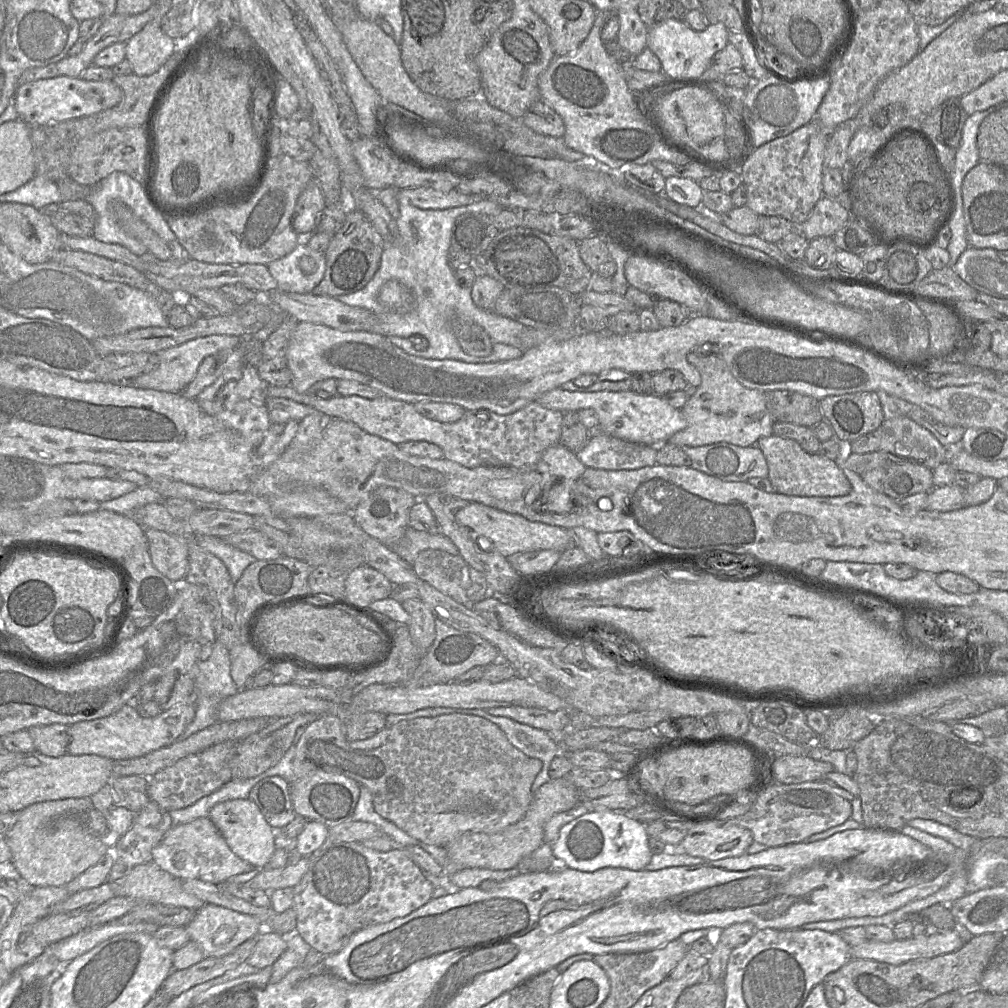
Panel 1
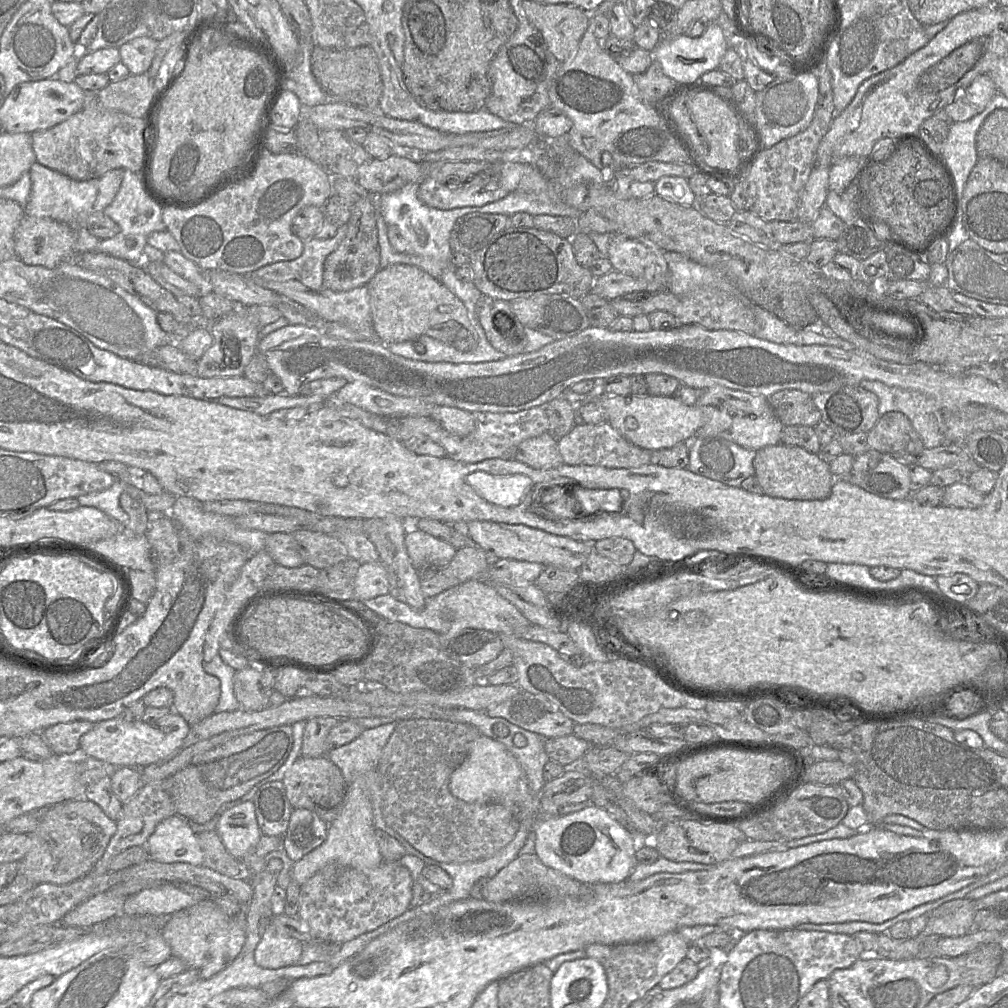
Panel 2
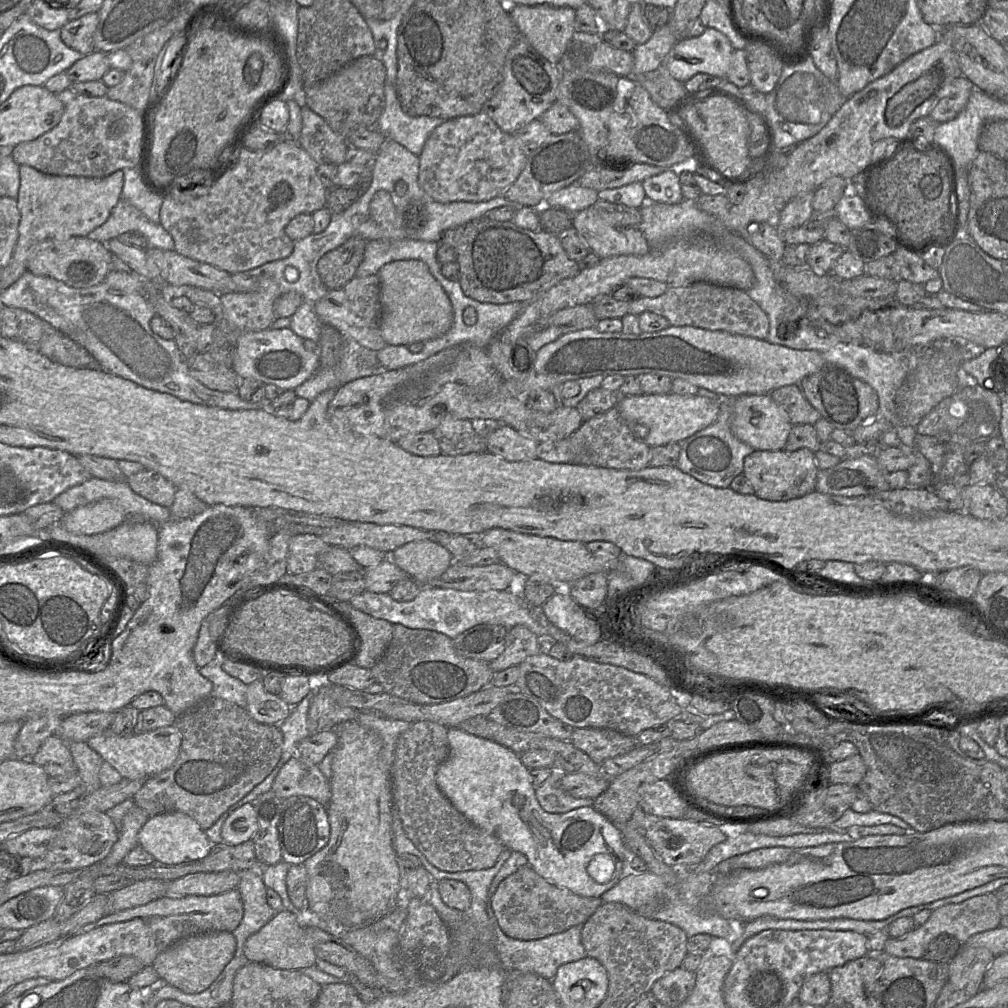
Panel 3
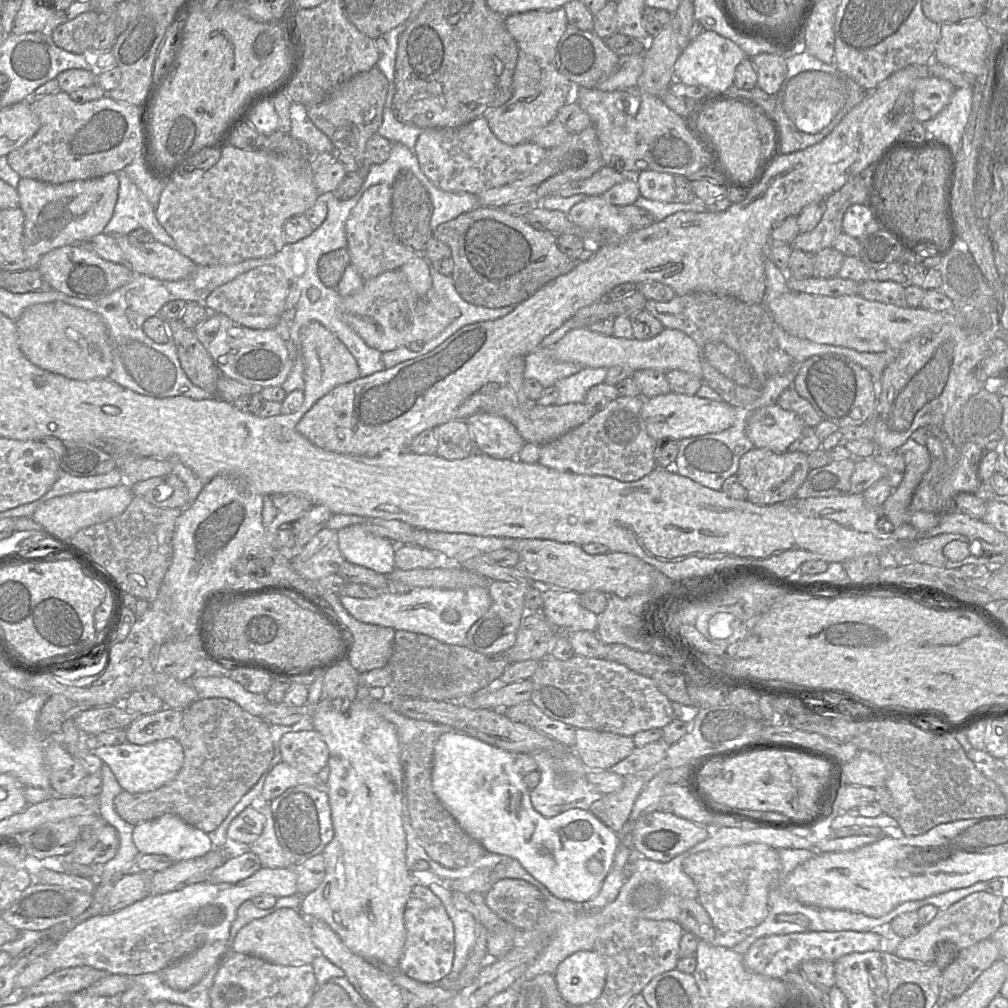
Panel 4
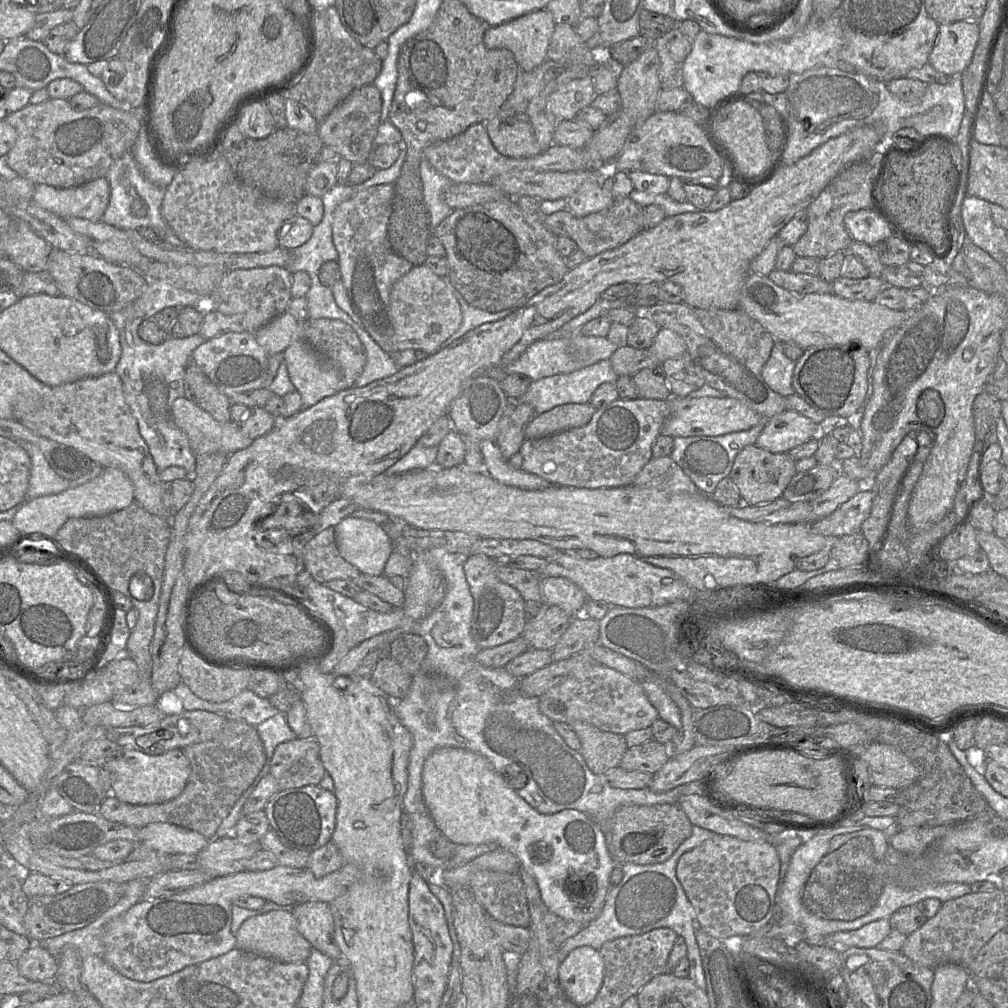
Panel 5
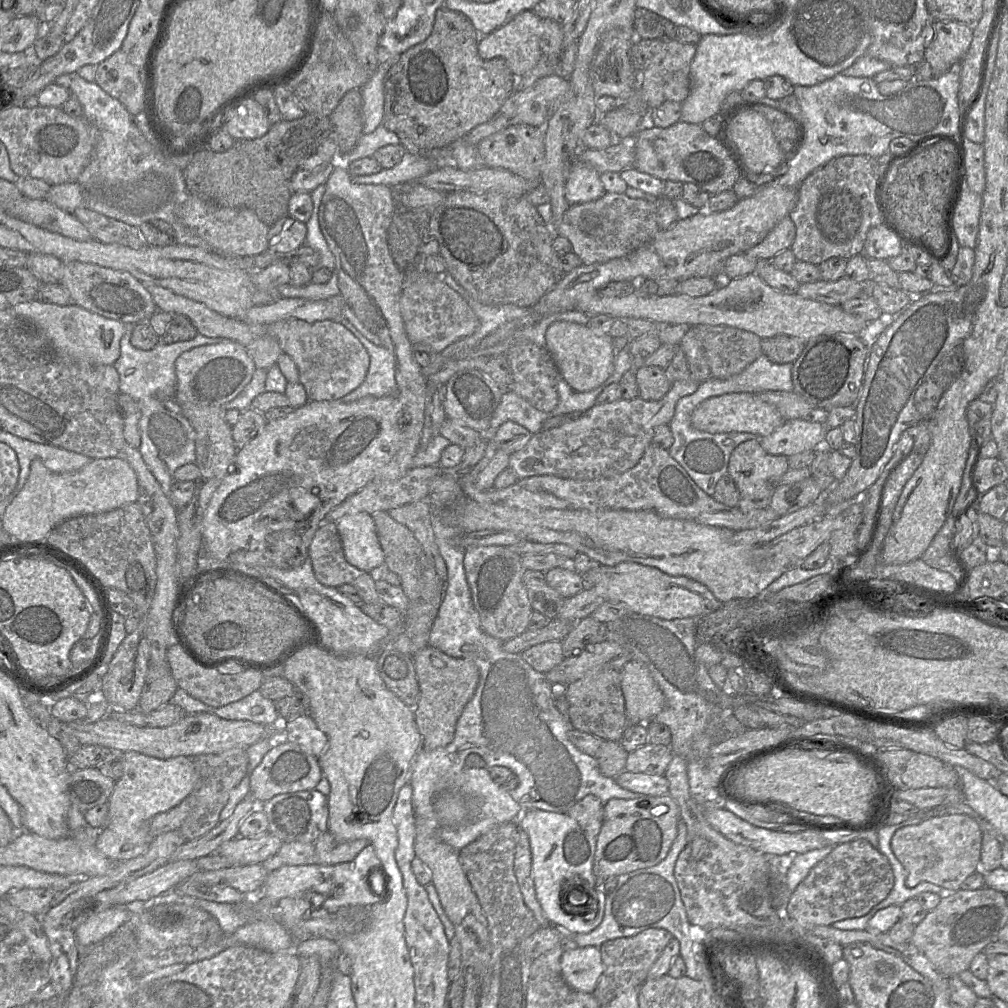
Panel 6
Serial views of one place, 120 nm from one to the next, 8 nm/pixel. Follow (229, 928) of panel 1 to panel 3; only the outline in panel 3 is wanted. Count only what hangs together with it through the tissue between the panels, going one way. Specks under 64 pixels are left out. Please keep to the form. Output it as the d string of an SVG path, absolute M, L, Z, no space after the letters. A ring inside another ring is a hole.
M213 931L188 936L158 954L152 967L157 972L161 983L174 986L188 994L202 992L231 961L236 944L233 933L228 931Z

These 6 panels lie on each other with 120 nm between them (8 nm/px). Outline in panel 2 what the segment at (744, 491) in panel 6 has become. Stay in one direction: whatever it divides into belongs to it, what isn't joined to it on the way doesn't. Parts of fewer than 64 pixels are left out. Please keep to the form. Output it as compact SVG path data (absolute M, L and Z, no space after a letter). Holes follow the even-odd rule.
M782 442L766 446L756 452L753 459L754 476L763 493L770 497L788 500L823 500L827 498L835 481L827 461L818 454Z

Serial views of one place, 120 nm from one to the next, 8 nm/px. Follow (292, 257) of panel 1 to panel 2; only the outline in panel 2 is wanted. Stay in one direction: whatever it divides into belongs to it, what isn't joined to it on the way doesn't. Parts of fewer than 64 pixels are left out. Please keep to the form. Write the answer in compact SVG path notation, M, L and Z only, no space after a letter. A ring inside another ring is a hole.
M347 224L337 228L335 236L330 239L320 240L313 237L307 241L303 241L303 251L299 257L290 261L279 261L265 265L253 271L250 276L253 276L253 279L261 281L283 282L288 280L298 280L308 289L312 291L320 291L323 289L323 265L325 258L336 250L345 237L346 232Z

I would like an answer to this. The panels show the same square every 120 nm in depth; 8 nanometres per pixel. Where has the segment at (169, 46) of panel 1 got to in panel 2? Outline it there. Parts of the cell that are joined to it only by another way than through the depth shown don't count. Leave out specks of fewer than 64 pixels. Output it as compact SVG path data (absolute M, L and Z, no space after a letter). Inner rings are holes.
M141 36L119 47L121 62L128 68L130 74L138 75L148 71L158 42L153 38Z

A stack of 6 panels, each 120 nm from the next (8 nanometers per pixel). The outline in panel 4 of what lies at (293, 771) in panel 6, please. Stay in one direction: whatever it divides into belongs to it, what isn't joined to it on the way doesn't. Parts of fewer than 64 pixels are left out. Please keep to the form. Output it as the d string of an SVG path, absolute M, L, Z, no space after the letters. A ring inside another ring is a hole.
M315 731L286 733L280 740L281 762L317 775L328 763L329 751L321 735Z

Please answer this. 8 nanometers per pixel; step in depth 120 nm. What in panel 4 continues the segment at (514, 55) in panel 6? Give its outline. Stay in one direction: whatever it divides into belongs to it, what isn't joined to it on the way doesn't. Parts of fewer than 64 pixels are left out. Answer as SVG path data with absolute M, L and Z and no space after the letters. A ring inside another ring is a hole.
M561 7L510 14L505 17L505 26L520 52L533 56L540 63L553 64L568 22Z

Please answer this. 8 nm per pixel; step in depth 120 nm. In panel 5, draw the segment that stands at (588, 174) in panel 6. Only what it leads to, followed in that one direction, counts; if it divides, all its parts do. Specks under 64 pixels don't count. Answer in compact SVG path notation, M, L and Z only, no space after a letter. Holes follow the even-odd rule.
M585 182L567 198L567 208L573 216L584 217L609 209L615 198L604 190L600 182Z

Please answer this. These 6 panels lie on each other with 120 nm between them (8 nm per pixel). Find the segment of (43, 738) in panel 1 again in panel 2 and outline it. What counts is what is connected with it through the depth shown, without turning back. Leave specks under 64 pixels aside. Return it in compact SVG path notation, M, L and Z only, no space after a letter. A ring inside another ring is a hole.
M90 721L57 723L45 728L41 733L52 753L61 756L77 756L82 735L93 728Z

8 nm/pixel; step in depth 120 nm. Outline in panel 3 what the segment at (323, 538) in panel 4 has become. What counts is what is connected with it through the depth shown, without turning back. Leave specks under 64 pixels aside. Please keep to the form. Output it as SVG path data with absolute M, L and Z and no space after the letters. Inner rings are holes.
M298 534L289 540L287 573L299 575L311 572L318 567L319 556L330 545L320 536L314 534Z

